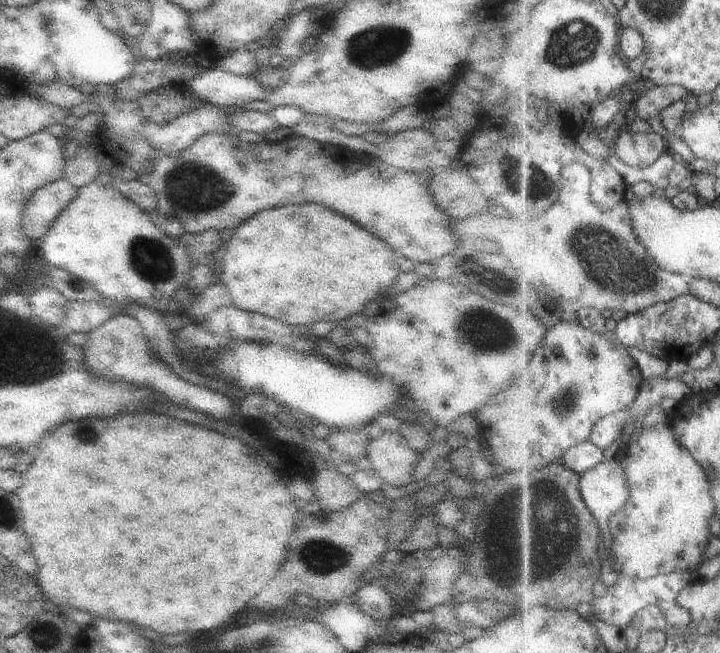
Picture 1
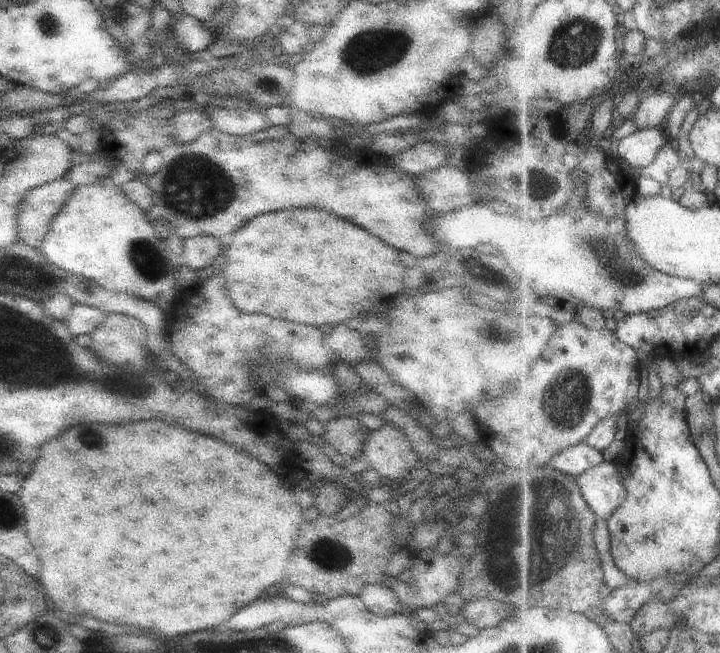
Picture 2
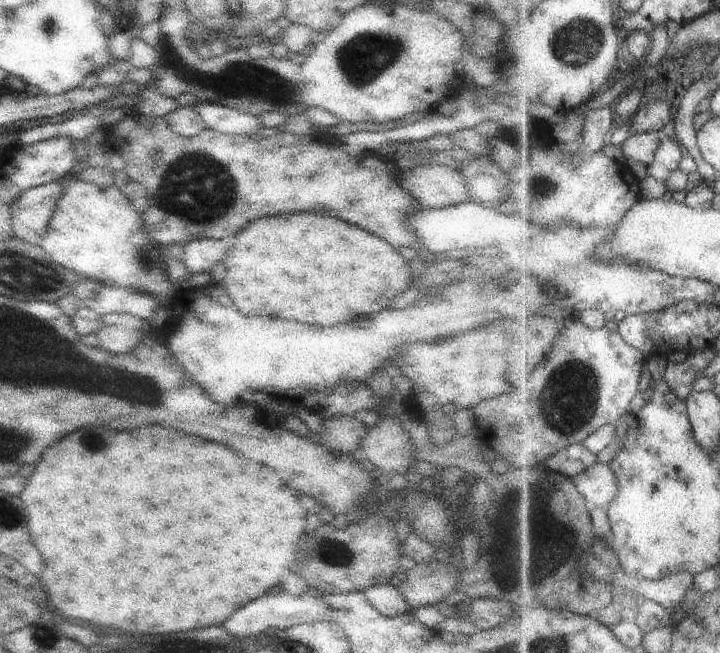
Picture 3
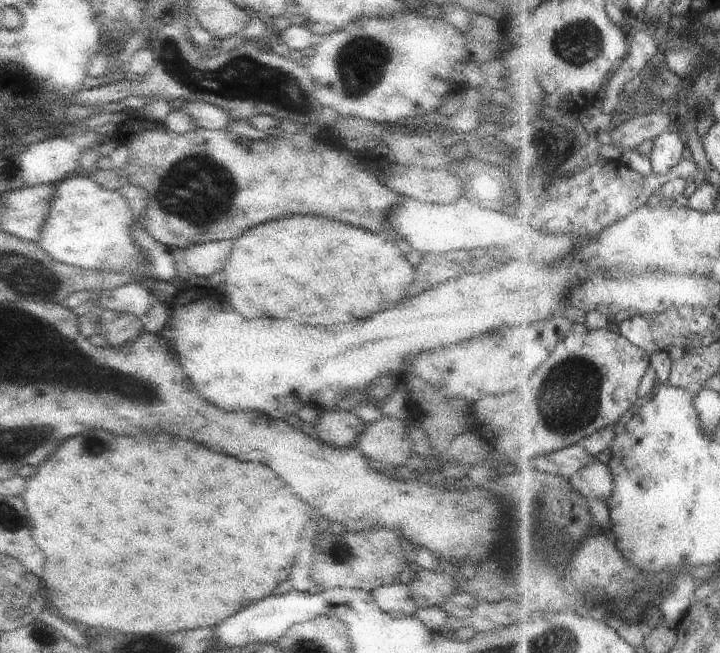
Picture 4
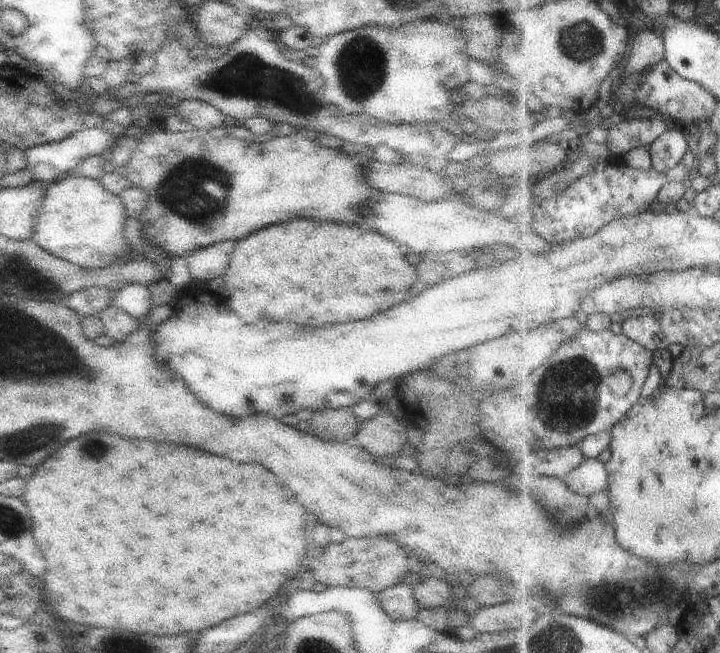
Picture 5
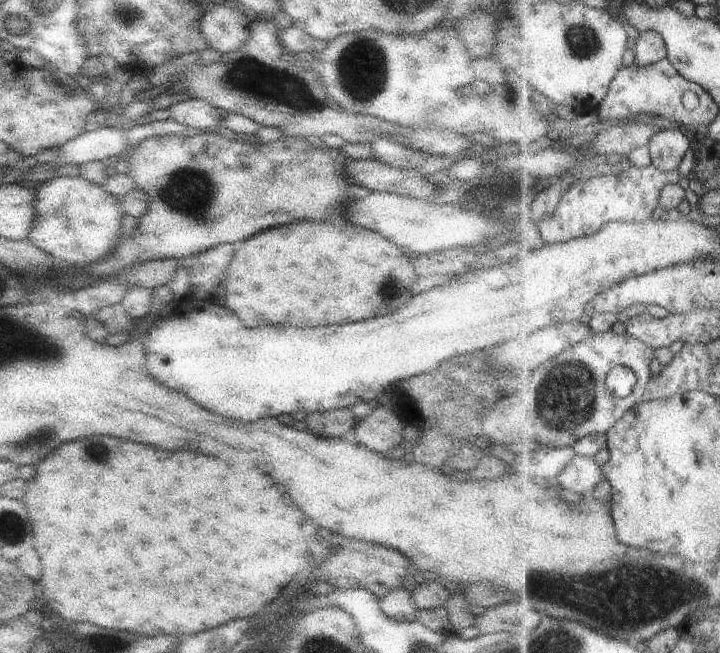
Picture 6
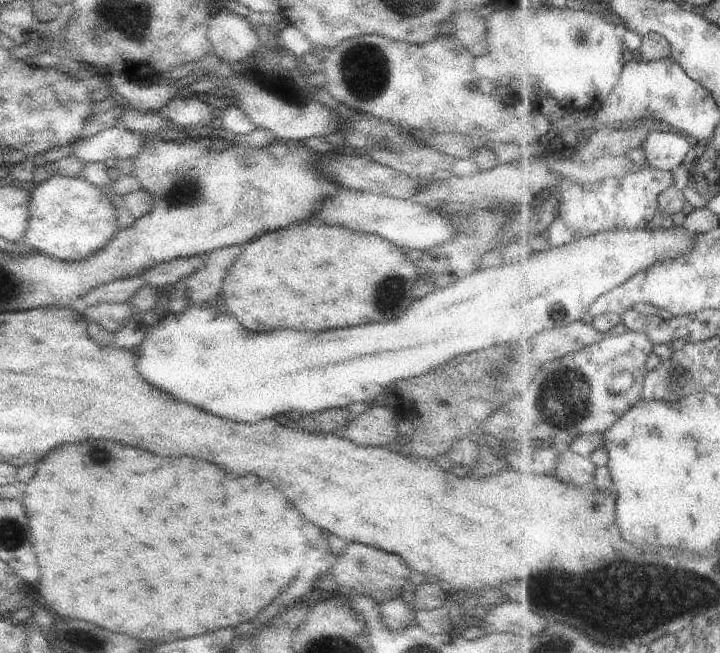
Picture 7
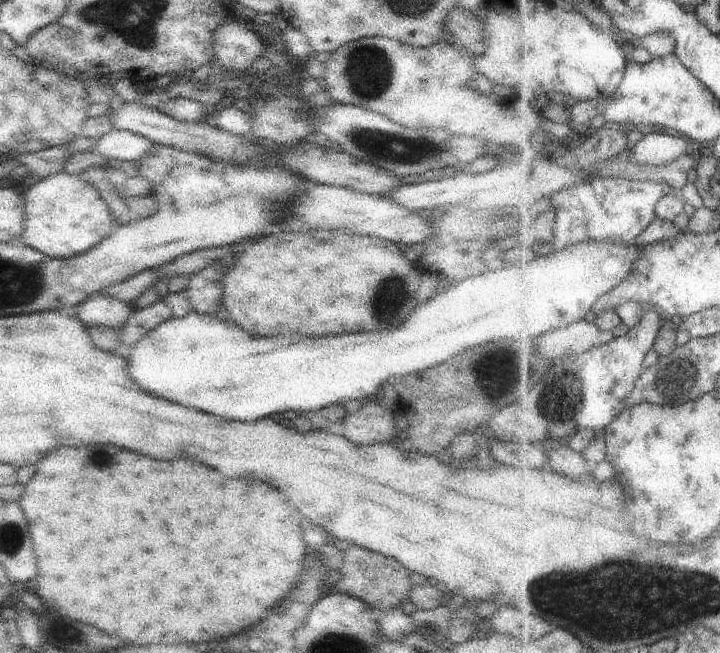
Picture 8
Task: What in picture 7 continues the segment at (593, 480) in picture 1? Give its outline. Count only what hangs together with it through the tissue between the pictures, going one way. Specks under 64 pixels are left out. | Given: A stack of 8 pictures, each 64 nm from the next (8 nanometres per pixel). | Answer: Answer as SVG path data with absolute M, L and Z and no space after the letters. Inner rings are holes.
M569 446L562 447L562 458L558 462L557 476L561 482L575 486L575 488L585 488L591 486L599 467L597 467L587 455L579 455L572 452Z

